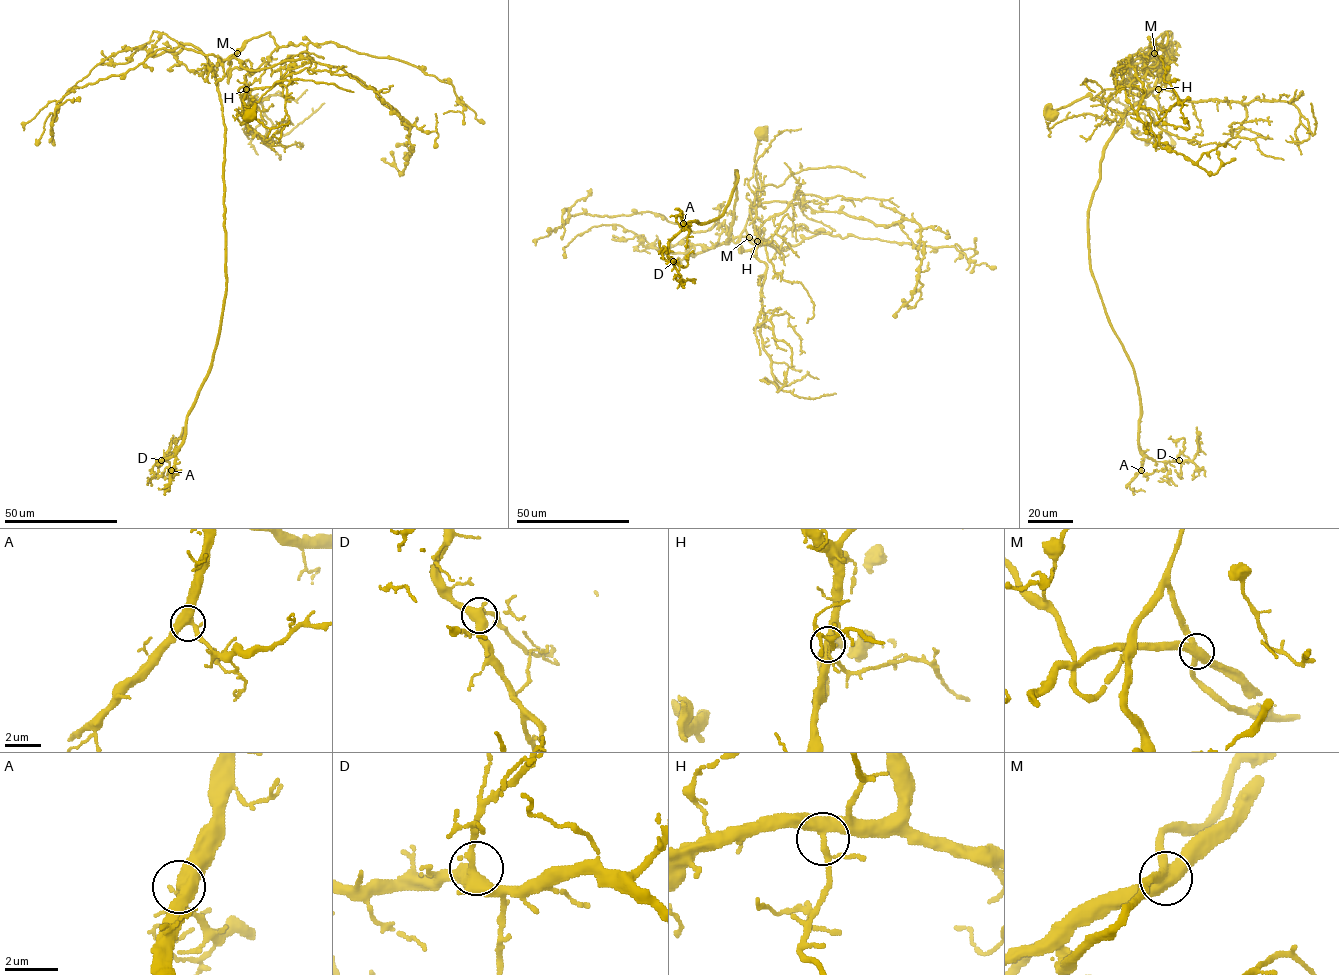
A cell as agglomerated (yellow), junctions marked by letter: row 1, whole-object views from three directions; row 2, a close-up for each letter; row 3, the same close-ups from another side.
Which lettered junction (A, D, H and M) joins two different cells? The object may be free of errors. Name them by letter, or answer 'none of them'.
M

